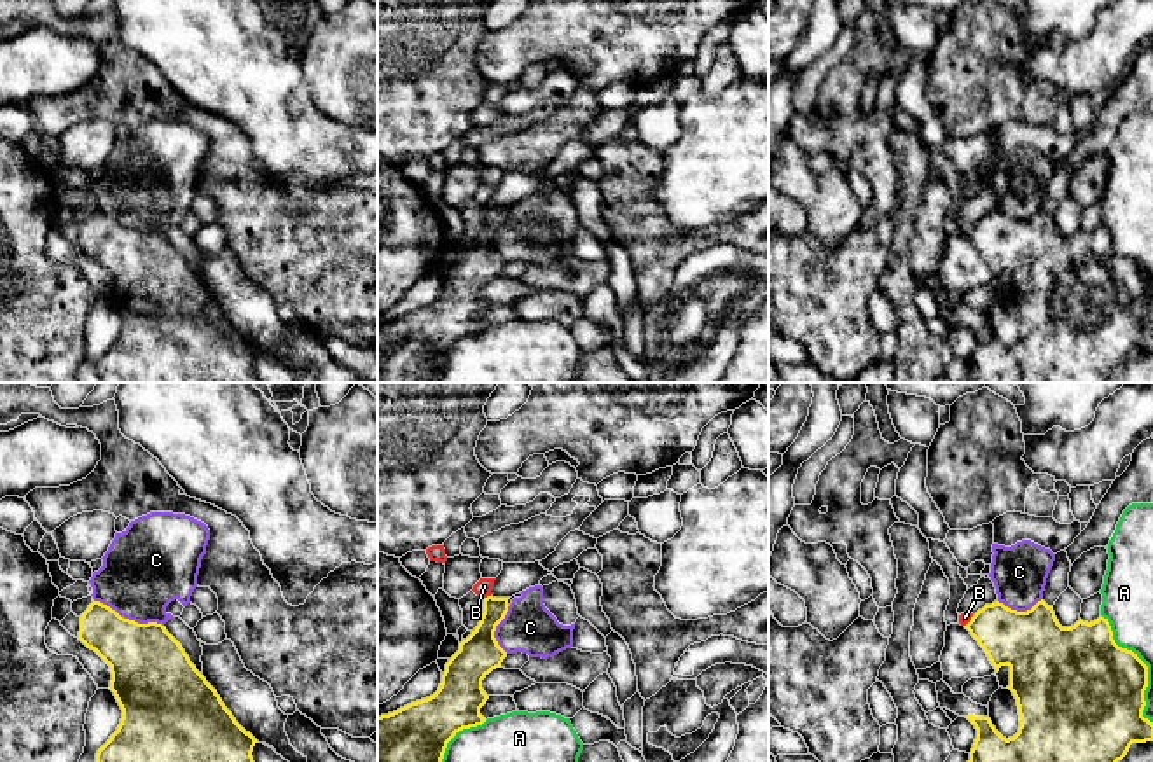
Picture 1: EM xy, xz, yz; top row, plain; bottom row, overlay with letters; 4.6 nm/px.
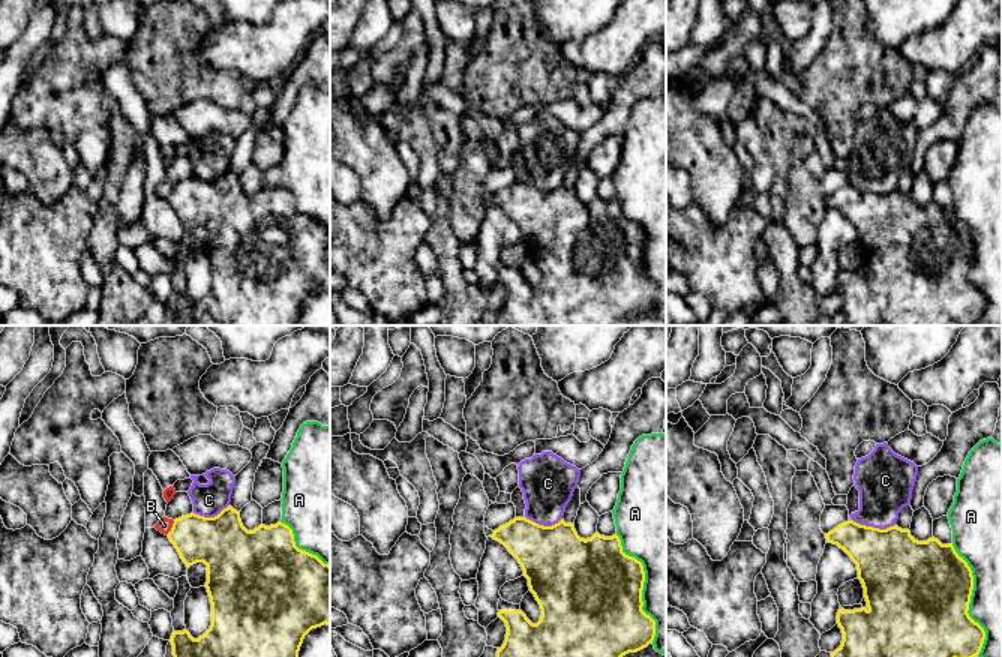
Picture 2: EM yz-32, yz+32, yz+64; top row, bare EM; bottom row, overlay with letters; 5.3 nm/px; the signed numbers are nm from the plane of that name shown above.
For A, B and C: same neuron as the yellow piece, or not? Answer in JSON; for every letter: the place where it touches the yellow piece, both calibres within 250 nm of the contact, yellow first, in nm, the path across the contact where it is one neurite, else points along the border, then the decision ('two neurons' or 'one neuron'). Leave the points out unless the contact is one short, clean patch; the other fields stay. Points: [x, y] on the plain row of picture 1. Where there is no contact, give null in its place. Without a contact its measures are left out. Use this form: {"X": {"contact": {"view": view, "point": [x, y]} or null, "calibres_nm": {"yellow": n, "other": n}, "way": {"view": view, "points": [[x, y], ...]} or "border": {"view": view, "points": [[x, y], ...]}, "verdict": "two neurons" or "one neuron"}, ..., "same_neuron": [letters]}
{"A": {"contact": {"view": "xz", "point": [451, 346]}, "calibres_nm": {"yellow": 380, "other": 460}, "verdict": "two neurons"}, "B": {"contact": {"view": "xz", "point": [488, 205]}, "calibres_nm": {"yellow": 160, "other": 80}, "border": {"view": "xz", "points": [[490, 203], [483, 207]]}, "verdict": "two neurons"}, "C": {"contact": {"view": "xy", "point": [128, 228]}, "calibres_nm": {"yellow": 360, "other": 380}, "border": {"view": "xy", "points": [[93, 207], [124, 226], [138, 231], [159, 231], [163, 235]]}, "verdict": "two neurons"}, "same_neuron": []}

